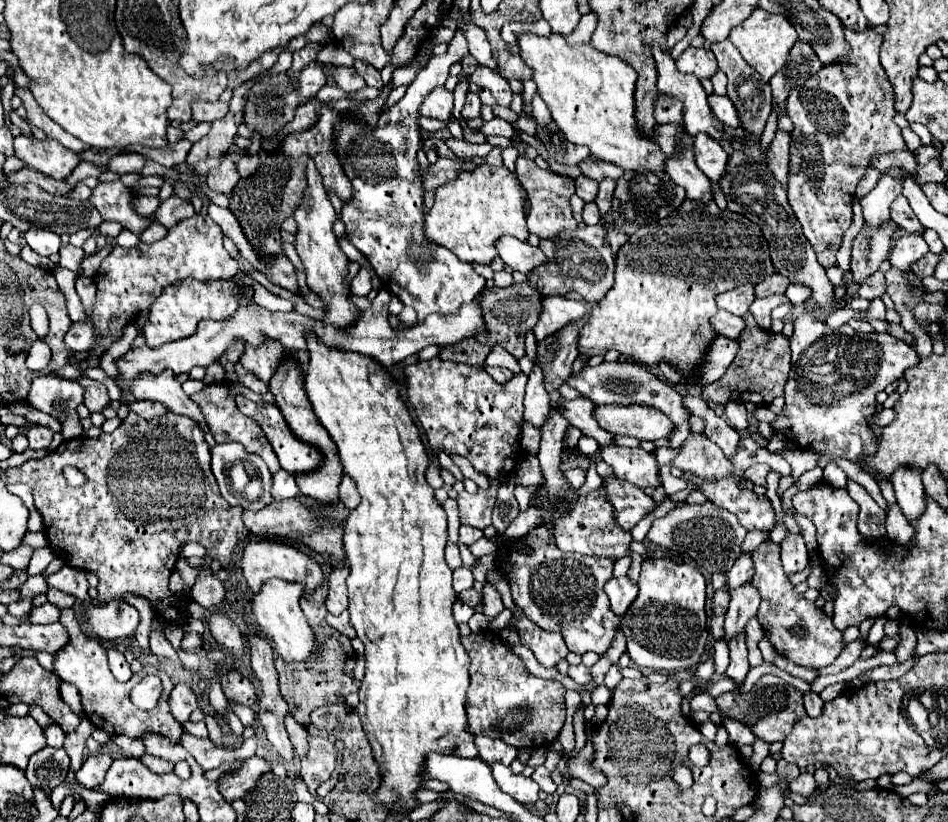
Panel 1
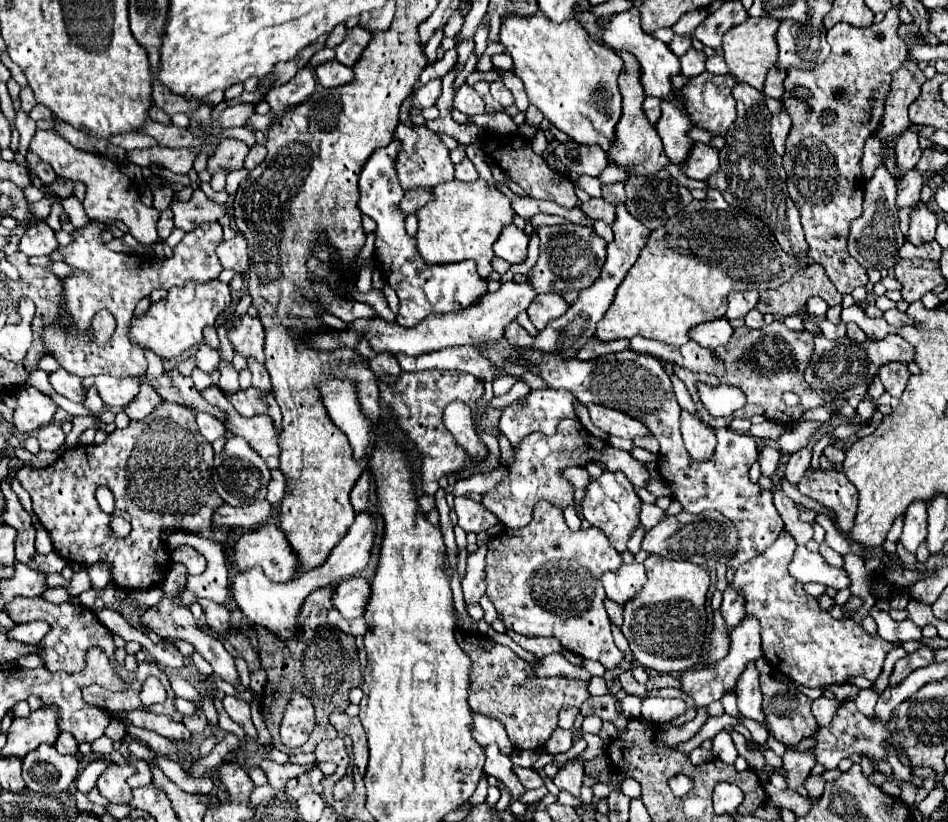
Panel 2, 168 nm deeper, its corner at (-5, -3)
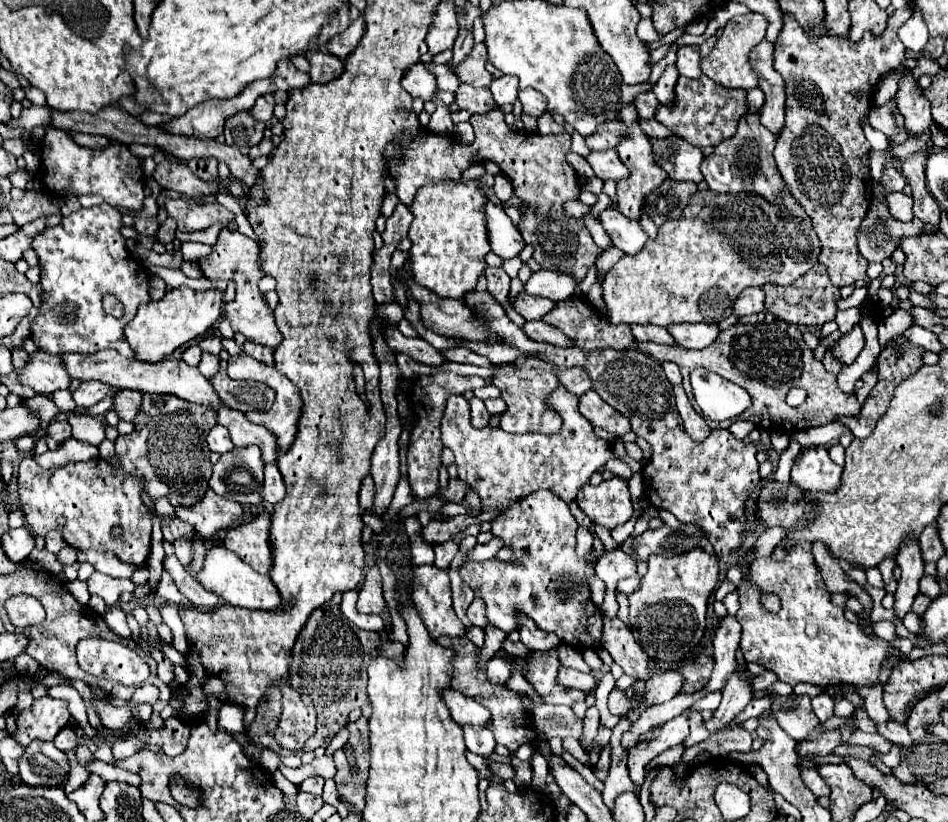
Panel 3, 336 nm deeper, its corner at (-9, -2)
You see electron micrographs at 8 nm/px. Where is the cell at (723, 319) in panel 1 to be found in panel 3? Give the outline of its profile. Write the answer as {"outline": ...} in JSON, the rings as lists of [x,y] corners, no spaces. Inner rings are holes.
{"outline":[[[678,323],[678,325],[668,325],[666,331],[674,337],[674,341],[686,349],[704,349],[718,337],[718,327],[708,325],[708,323]]]}

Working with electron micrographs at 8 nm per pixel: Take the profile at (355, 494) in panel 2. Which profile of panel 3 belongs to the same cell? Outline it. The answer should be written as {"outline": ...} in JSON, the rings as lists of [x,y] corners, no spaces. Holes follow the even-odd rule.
{"outline":[[[368,475],[364,481],[362,481],[362,489],[360,489],[360,505],[362,505],[362,509],[368,509],[370,505],[372,505],[372,501],[374,501],[374,479],[372,479],[372,475]]]}

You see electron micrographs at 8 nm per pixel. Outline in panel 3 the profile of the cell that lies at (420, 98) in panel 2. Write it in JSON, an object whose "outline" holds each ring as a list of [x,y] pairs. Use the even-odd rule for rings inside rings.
{"outline":[[[424,63],[412,65],[404,77],[402,77],[402,87],[416,99],[430,101],[430,97],[436,93],[436,77],[424,67]]]}

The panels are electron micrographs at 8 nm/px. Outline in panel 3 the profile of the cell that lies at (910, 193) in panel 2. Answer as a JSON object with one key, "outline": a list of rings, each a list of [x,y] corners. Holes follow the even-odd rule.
{"outline":[[[888,193],[886,195],[886,205],[890,215],[896,221],[910,221],[912,215],[912,197],[904,195],[904,193]]]}

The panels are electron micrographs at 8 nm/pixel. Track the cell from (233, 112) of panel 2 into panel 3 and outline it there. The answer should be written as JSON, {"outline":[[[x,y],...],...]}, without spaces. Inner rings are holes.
{"outline":[[[266,93],[262,95],[256,105],[252,107],[252,113],[254,117],[258,117],[258,121],[270,121],[272,115],[274,115],[274,93]]]}

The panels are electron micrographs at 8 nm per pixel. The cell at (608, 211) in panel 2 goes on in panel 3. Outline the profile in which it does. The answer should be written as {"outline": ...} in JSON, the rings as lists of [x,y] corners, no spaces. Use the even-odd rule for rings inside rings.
{"outline":[[[606,209],[600,215],[600,223],[610,235],[612,243],[626,255],[634,255],[648,241],[648,235],[642,231],[638,221],[630,221],[618,209]]]}

